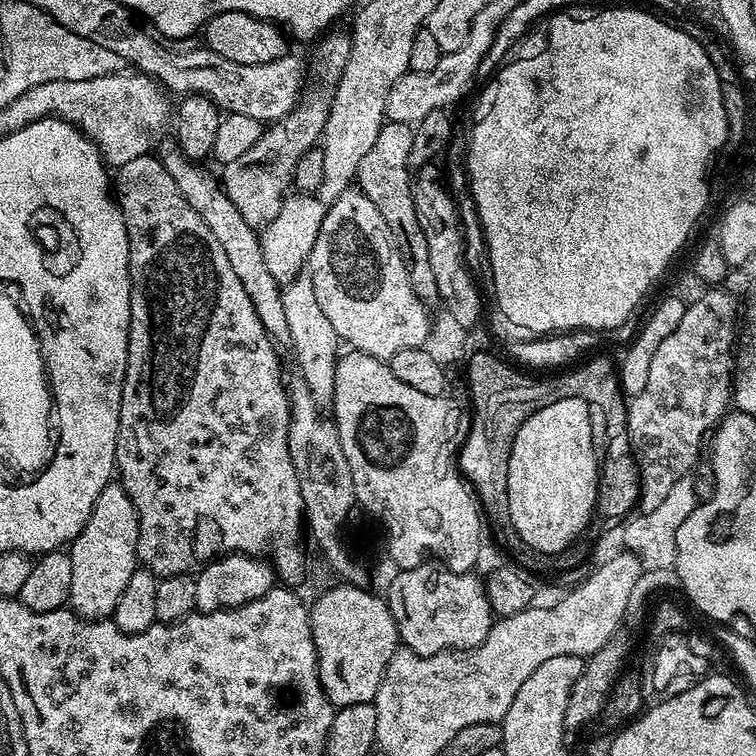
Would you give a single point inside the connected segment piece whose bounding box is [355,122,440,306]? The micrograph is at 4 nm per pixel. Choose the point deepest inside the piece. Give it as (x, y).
(384, 176)

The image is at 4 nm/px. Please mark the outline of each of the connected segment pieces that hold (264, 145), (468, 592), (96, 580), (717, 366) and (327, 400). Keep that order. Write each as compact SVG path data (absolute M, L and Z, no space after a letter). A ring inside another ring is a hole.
M312 88L308 92L307 89L296 101L292 112L279 122L269 123L258 142L254 142L254 146L250 146L242 158L234 158L234 162L223 165L222 183L226 194L230 202L238 206L238 214L242 214L251 228L263 229L278 214L289 191L287 188L293 187L298 158L317 147L318 141L325 135L331 102L331 91L319 92Z
M400 570L395 573L397 576L393 578L388 584L388 592L386 591L386 599L388 602L388 609L390 614L394 614L394 622L396 629L400 635L400 644L405 648L409 648L414 654L419 656L433 656L439 652L450 652L453 650L467 650L469 648L476 648L484 641L486 634L490 634L492 625L494 623L494 613L490 602L488 601L488 590L483 579L479 580L476 574L472 572L450 572L447 570L440 570L437 576L419 576L421 573L416 570Z
M113 482L98 494L94 510L70 544L70 555L74 566L74 575L70 582L68 604L77 616L83 620L106 620L118 606L130 574L138 567L136 543L140 533L140 516L134 510L130 494L118 482Z
M712 286L702 294L702 298L698 298L698 302L687 305L682 314L682 322L678 322L678 327L676 327L658 346L658 351L655 352L654 359L650 362L650 375L648 382L646 382L646 387L642 389L642 394L631 397L631 399L627 401L629 442L632 445L632 453L636 458L636 464L640 472L640 496L638 503L640 512L649 512L650 510L656 509L657 506L666 499L666 494L670 494L671 488L673 488L679 480L685 479L685 477L695 469L698 461L701 459L700 443L703 442L704 435L706 435L706 440L709 433L715 429L725 413L729 411L732 398L732 381L734 379L734 345L738 340L738 312L736 316L736 300L737 297L723 287Z
M301 274L292 283L283 285L282 307L286 313L286 323L290 325L290 349L292 348L293 354L296 355L296 364L300 367L299 379L306 382L310 394L314 394L314 402L321 410L331 409L334 398L334 374L342 341L334 326L330 326L326 314L322 314L322 306L318 306L318 297L314 294L311 276Z

